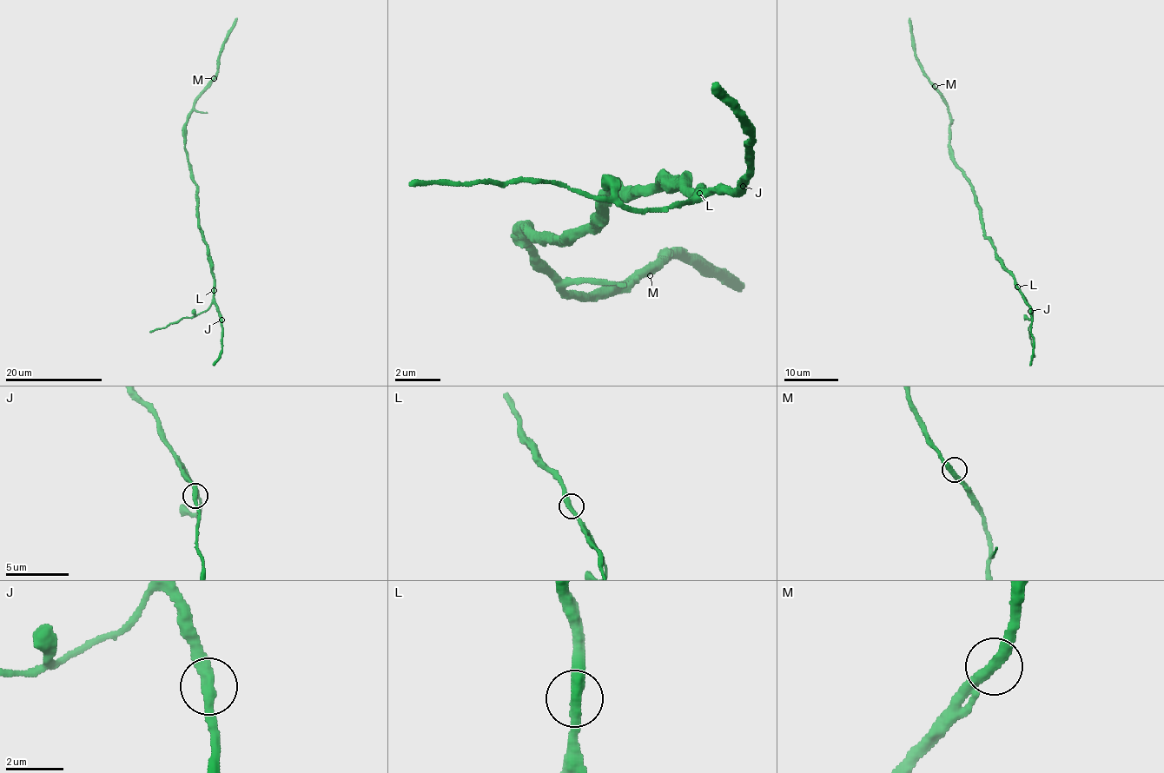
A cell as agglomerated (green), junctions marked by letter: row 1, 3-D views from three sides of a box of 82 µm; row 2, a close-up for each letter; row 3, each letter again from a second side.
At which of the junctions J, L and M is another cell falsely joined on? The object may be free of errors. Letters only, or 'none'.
none

